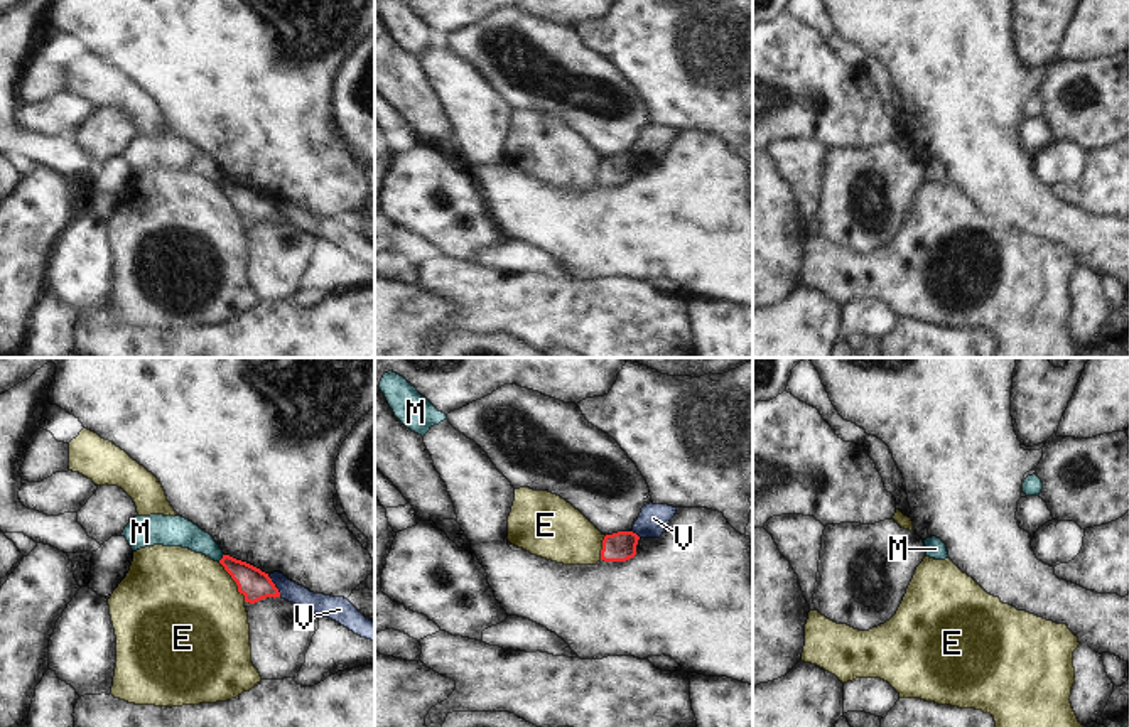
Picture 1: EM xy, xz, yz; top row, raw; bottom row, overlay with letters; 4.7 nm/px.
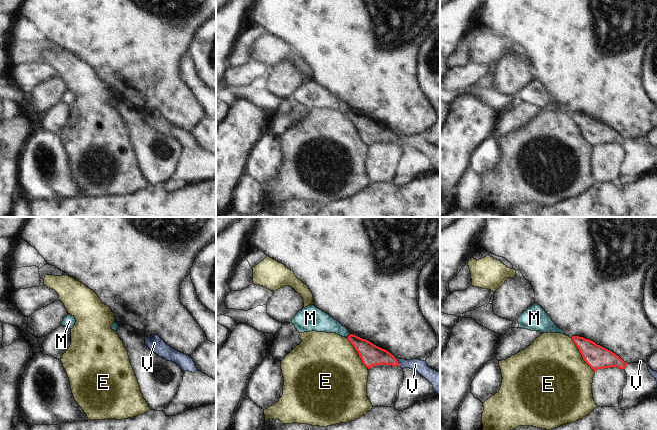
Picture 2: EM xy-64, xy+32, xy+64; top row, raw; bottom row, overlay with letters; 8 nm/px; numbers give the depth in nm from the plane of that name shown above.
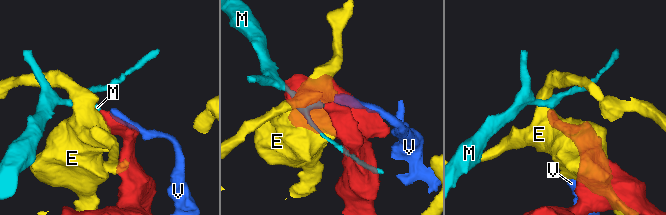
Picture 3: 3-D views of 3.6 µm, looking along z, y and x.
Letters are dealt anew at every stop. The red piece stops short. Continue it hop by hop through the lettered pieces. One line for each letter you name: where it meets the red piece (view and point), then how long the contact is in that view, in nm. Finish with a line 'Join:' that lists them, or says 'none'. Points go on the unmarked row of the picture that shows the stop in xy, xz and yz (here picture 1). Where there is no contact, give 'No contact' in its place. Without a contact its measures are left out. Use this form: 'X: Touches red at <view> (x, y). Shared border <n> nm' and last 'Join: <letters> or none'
Join: none

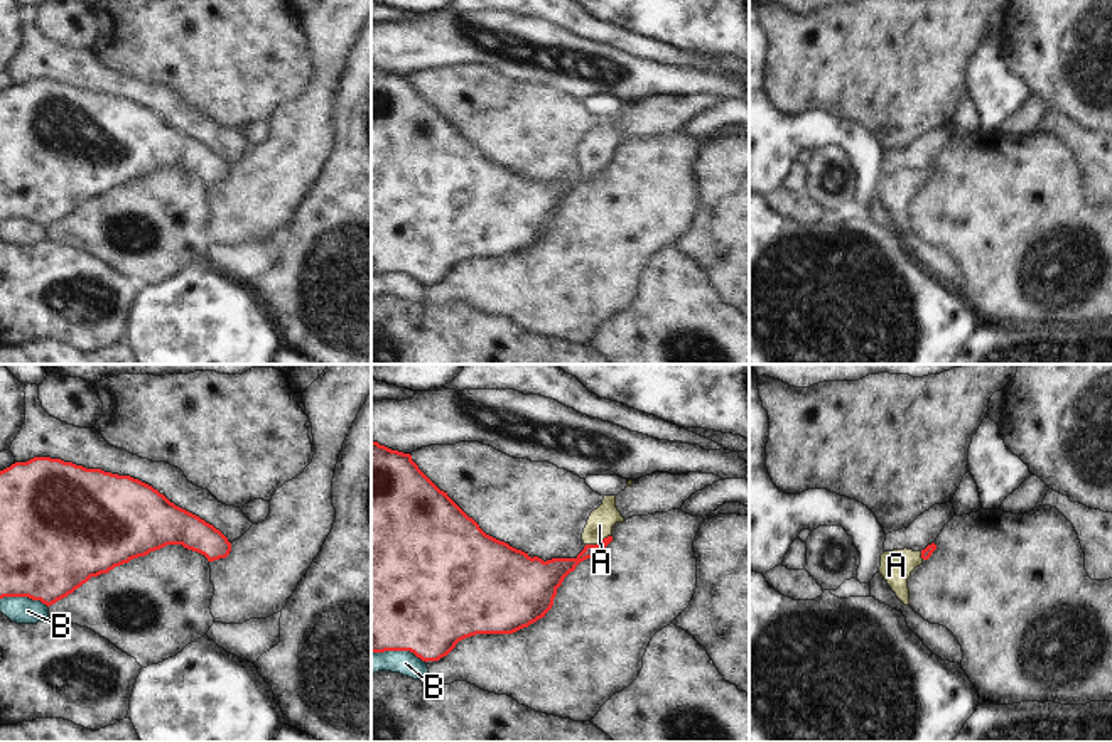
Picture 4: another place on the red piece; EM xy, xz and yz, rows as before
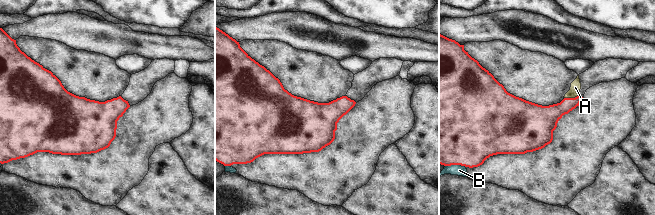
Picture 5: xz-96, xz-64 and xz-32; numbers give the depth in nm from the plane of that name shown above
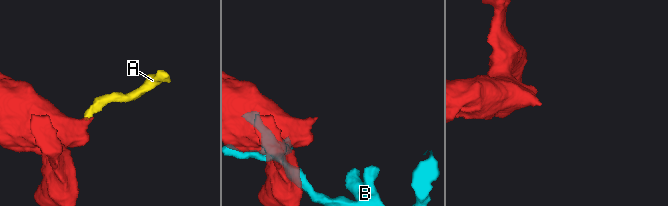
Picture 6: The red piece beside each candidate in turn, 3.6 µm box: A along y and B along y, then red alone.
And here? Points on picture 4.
A: Touches red at xz (599, 166). Shared border 130 nm
Join: A

